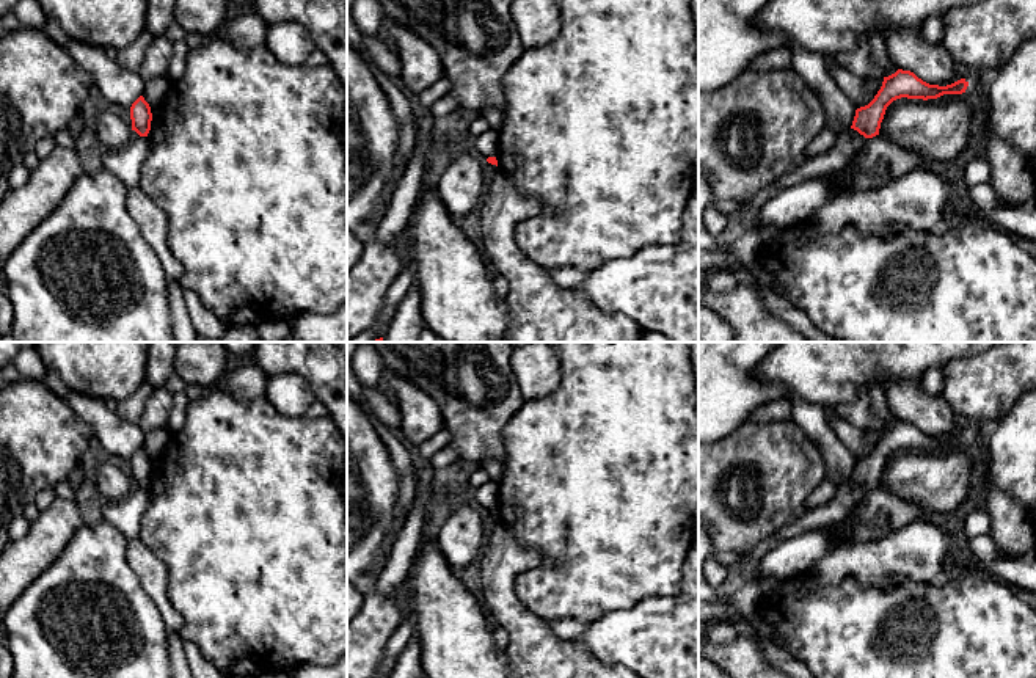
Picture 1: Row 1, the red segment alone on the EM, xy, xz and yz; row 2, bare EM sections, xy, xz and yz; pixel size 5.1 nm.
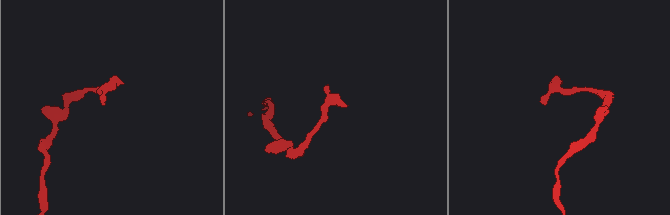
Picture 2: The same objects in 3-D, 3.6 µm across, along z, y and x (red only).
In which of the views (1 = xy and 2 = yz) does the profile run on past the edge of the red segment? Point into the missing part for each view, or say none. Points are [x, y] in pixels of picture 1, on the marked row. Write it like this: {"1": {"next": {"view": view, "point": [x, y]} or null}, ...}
{"1": {"next": null}, "2": {"next": null}}

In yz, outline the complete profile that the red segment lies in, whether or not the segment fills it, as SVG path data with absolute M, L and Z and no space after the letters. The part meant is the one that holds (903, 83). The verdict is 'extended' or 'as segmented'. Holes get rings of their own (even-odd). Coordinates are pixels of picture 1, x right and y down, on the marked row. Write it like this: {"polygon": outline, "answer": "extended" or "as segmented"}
{"polygon": "M898 69L895 74L884 77L881 89L868 105L855 110L851 129L865 138L873 138L879 135L885 110L893 100L901 97L928 100L943 94L962 94L967 86L965 78L947 86L929 85L910 71Z", "answer": "as segmented"}

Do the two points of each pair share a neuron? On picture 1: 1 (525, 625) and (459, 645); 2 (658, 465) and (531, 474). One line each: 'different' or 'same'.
1: different
2: same

